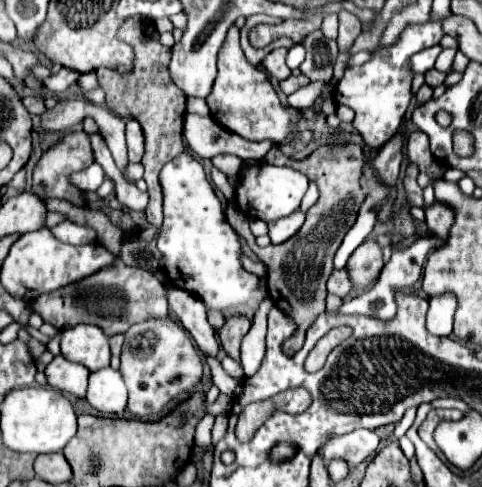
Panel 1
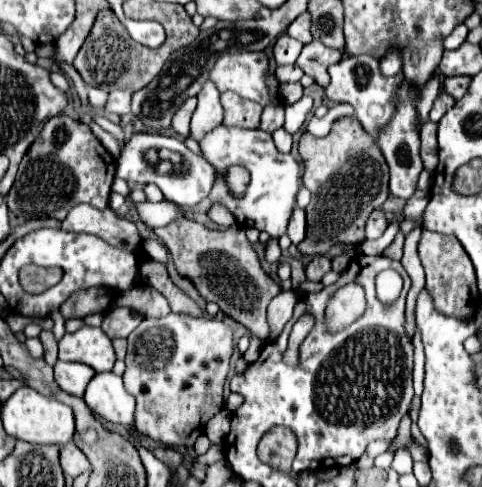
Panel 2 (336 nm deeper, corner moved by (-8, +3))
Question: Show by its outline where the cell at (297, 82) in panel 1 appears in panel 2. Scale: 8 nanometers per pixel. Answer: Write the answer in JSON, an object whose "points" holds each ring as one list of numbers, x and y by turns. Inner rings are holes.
{"points":[[284,83,280,87,280,97,282,97,284,105,292,105,292,103,300,101,302,95,304,93,302,93,302,85,300,83]]}

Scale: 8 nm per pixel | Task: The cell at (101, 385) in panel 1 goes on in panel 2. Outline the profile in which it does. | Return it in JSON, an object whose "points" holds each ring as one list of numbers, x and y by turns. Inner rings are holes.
{"points":[[96,373,84,393,92,413,110,423,130,427,134,423,134,397,124,389,122,377,114,373]]}

